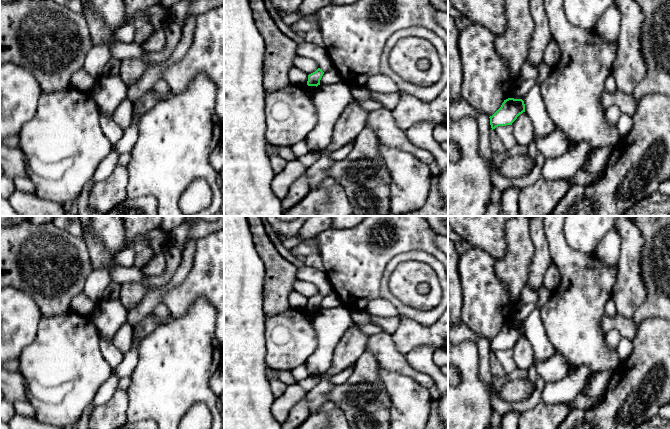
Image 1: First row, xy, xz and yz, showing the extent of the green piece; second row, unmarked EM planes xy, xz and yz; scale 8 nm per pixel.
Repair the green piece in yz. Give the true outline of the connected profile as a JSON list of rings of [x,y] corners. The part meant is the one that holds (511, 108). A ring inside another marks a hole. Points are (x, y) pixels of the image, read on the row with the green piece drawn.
[[[508,98],[501,107],[490,116],[492,130],[498,126],[512,125],[517,117],[525,112],[525,104],[522,99]]]

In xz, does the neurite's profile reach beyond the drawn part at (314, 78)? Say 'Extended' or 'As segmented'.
As segmented

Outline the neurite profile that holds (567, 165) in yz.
[[[587,141],[573,142],[572,147],[558,158],[545,159],[541,177],[546,180],[571,179],[592,151]]]

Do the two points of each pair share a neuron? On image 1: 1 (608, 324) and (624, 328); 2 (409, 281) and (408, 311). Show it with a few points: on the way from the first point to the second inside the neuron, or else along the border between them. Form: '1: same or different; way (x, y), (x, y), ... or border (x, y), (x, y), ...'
1: same; way (612, 324), (620, 324)
2: different; border (390, 291), (408, 305), (419, 309), (431, 310)

